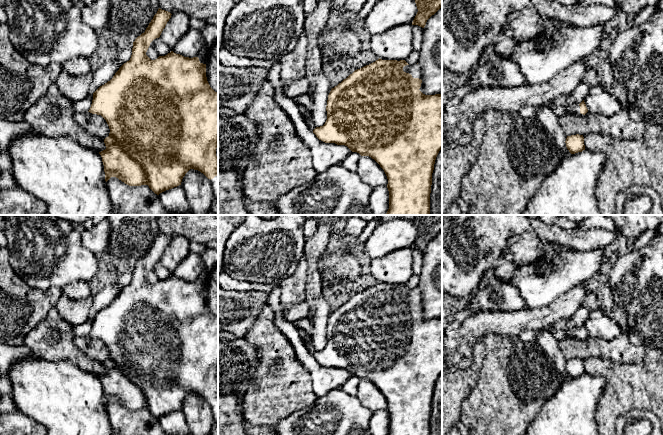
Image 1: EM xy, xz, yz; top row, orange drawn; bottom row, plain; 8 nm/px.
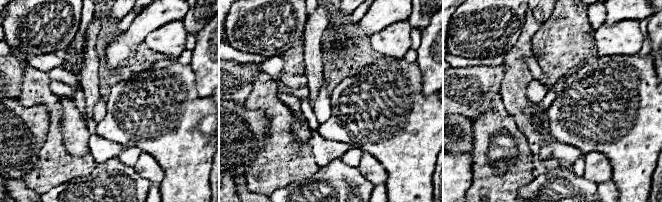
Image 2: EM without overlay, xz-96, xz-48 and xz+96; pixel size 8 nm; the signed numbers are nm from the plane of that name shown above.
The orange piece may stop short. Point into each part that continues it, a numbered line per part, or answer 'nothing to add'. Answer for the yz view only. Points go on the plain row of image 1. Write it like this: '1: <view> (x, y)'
1: yz (575, 334)

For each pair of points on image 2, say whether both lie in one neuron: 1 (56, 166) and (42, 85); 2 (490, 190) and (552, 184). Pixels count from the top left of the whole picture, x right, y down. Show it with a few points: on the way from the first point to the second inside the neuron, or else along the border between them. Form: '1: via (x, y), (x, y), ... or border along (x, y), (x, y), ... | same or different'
1: via (55, 146), (55, 110), (53, 105) | same
2: border along (534, 178), (519, 191) | different

